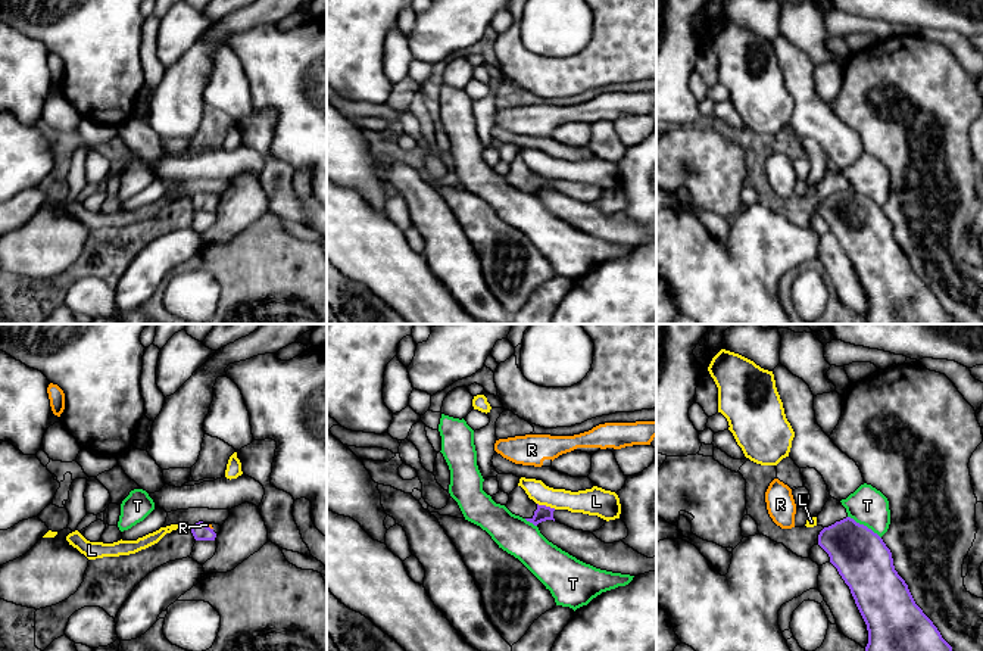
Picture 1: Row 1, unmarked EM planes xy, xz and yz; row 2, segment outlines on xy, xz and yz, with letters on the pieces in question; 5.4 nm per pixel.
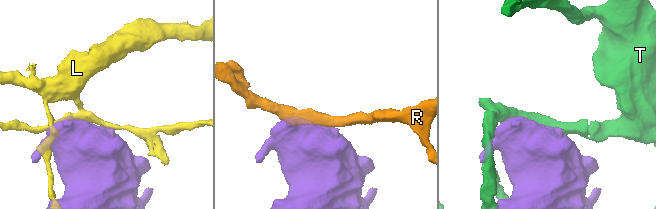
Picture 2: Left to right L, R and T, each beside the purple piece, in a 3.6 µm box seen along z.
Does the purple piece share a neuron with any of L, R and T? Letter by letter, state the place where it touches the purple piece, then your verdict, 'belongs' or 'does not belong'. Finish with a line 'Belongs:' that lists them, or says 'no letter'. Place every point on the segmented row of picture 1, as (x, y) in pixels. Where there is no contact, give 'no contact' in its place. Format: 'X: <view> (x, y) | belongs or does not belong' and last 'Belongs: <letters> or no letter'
L: xz (546, 507) | does not belong
R: xy (209, 528) | belongs
T: yz (863, 525) | does not belong
Belongs: R

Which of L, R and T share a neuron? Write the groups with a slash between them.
L / R / T

